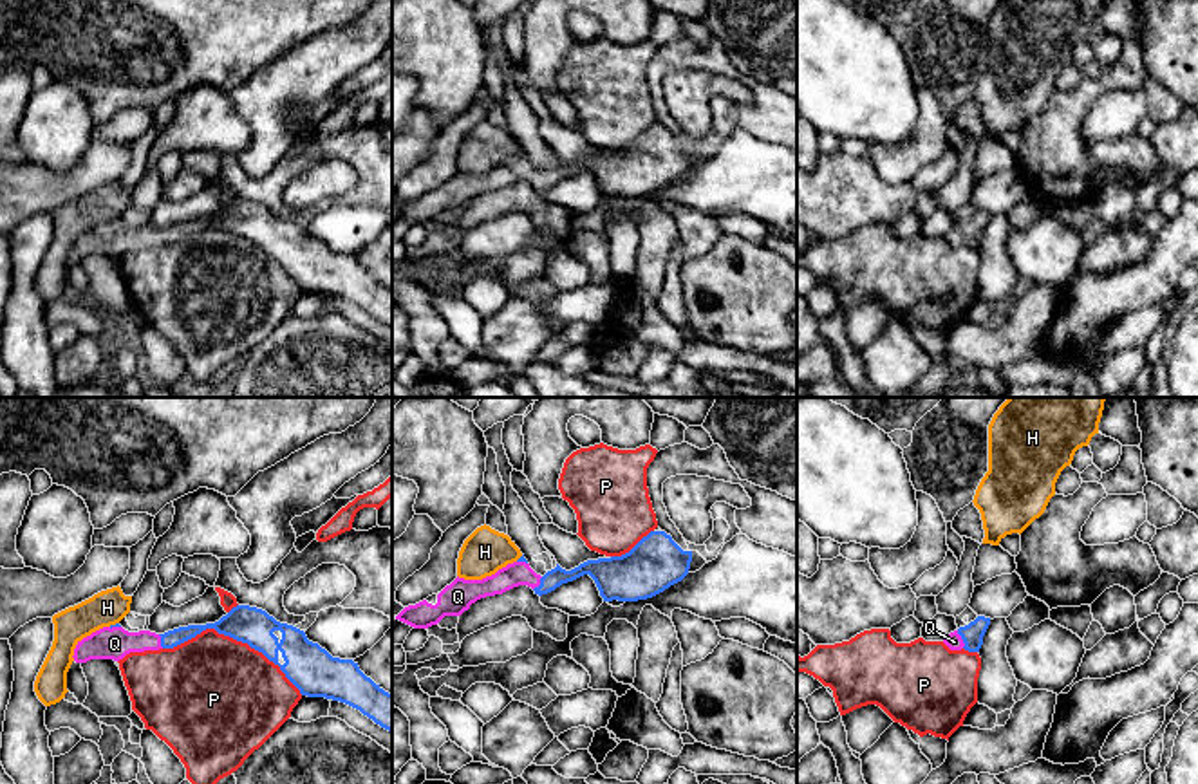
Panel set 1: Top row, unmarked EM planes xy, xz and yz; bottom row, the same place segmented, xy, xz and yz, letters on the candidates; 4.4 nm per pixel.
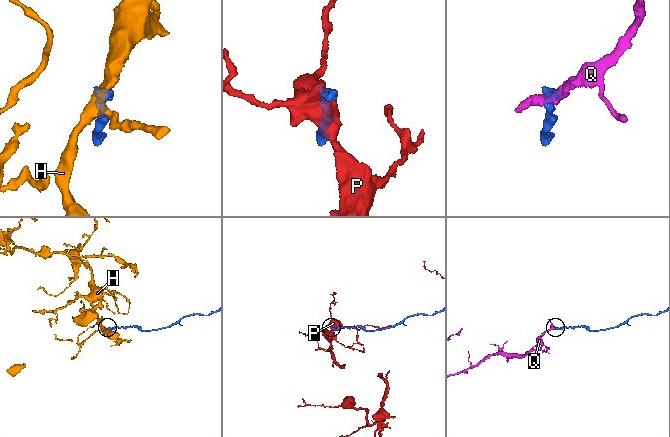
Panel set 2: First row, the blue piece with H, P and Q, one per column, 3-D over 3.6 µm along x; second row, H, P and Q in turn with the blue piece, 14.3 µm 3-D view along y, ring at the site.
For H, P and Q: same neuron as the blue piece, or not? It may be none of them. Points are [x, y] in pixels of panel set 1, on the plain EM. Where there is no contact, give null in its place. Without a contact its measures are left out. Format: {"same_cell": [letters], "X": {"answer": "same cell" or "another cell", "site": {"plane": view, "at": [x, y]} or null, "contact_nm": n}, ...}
{"same_cell": ["Q"], "H": {"answer": "another cell", "site": {"plane": "xy", "at": [112, 221]}, "contact_nm": 50}, "P": {"answer": "another cell", "site": {"plane": "xy", "at": [235, 233]}, "contact_nm": 650}, "Q": {"answer": "same cell", "site": {"plane": "yz", "at": [962, 233]}, "contact_nm": 90}}

